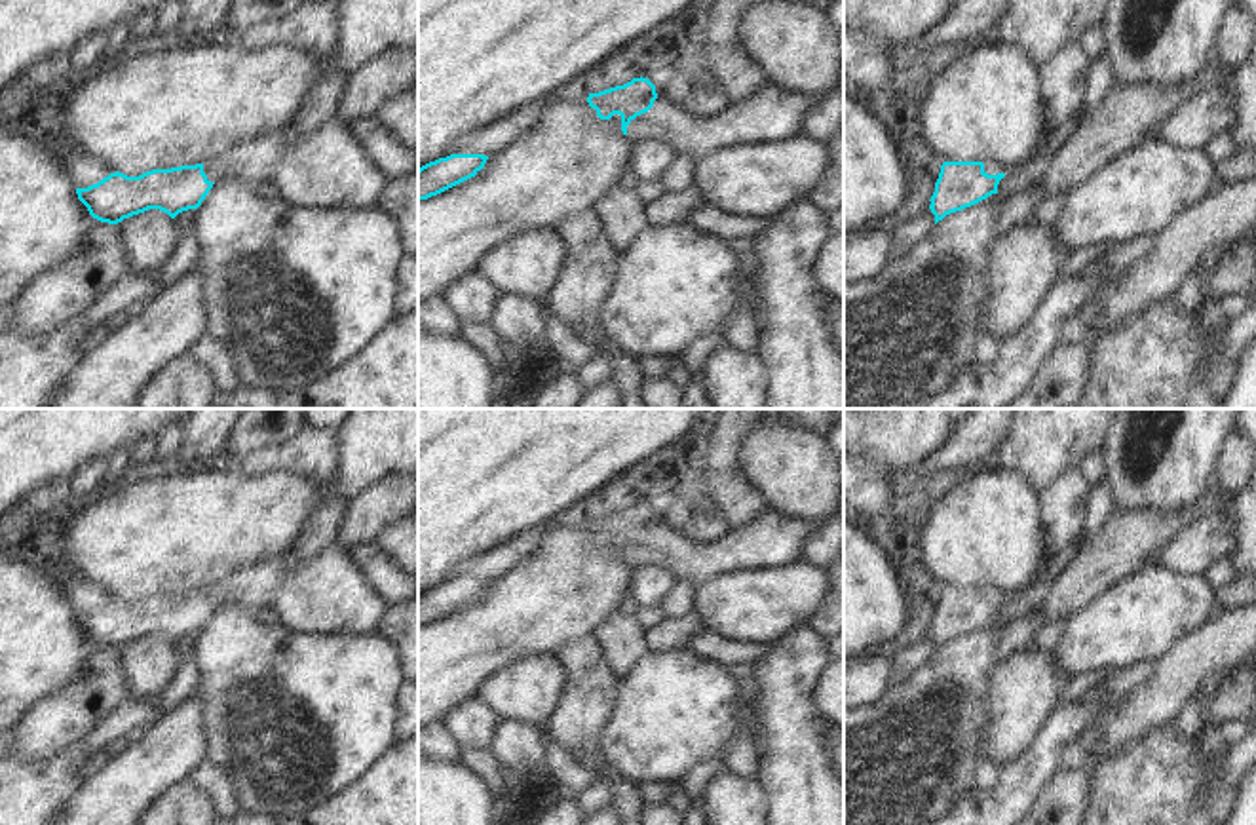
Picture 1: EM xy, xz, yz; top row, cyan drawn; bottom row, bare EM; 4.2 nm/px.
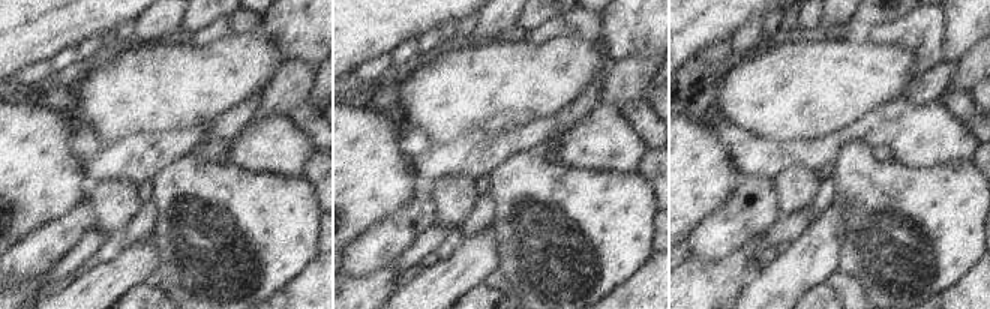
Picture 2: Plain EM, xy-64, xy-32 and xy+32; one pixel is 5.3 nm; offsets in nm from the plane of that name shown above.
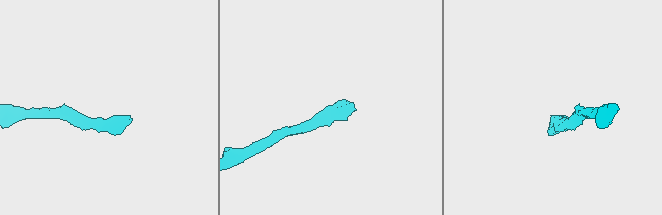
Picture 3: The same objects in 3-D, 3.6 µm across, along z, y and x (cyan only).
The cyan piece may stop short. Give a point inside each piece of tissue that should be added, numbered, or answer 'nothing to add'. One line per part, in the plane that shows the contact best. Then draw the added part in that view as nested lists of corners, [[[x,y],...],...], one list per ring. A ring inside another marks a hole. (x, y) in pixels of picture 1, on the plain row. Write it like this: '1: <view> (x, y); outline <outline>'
1: xz (772, 540); outline [[[766,509],[756,521],[730,528],[716,542],[699,542],[690,532],[656,525],[654,532],[631,546],[631,566],[656,565],[692,589],[743,568],[779,568],[800,561],[800,542],[813,523]]]

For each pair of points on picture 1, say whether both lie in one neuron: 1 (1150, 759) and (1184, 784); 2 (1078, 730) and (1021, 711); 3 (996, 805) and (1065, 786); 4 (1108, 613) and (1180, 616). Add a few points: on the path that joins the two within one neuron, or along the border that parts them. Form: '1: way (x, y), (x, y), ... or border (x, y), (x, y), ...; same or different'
1: way (1158, 767), (1167, 776), (1177, 776); same
2: border (1061, 704), (1021, 755); different
3: border (1063, 768), (1034, 805); different
4: way (1125, 613), (1163, 613); same

